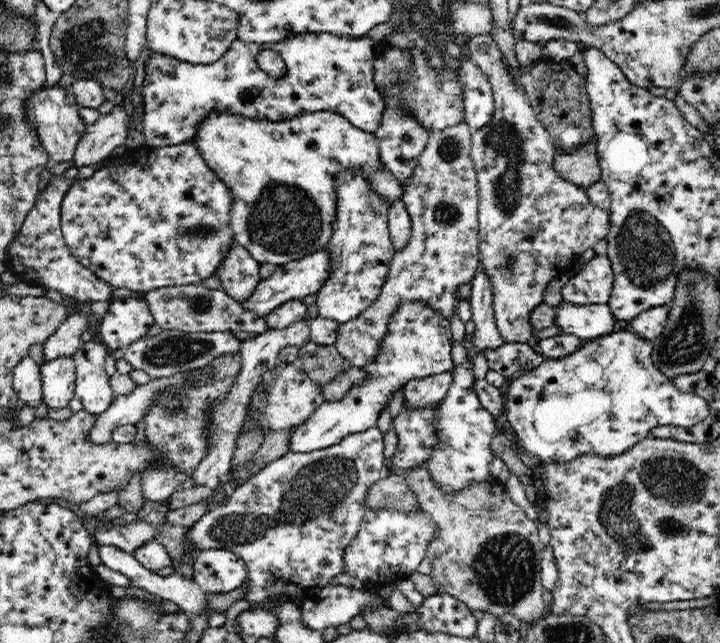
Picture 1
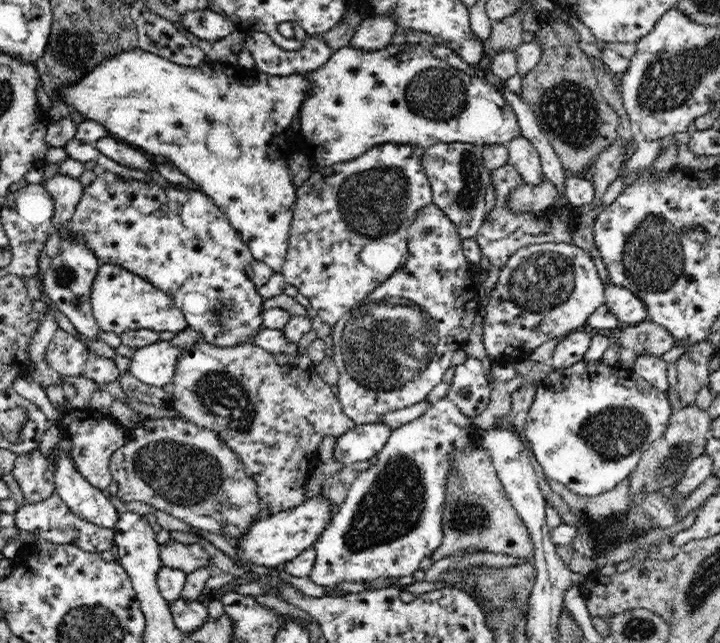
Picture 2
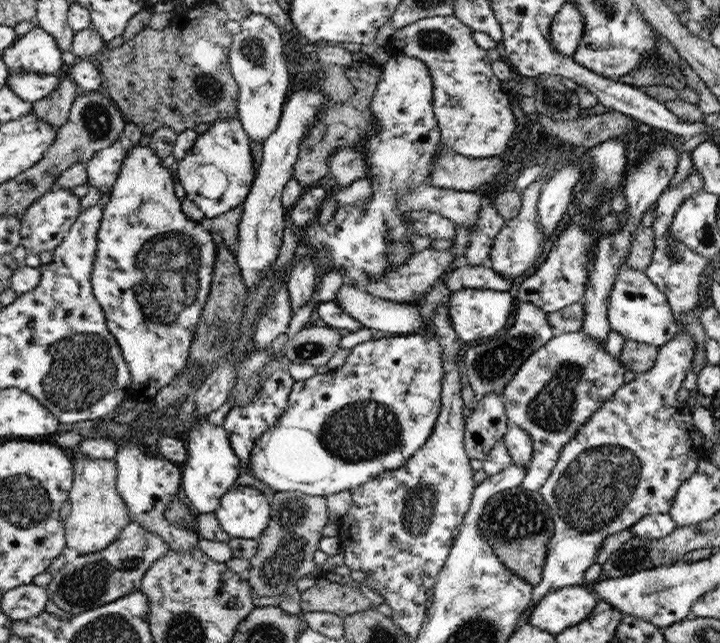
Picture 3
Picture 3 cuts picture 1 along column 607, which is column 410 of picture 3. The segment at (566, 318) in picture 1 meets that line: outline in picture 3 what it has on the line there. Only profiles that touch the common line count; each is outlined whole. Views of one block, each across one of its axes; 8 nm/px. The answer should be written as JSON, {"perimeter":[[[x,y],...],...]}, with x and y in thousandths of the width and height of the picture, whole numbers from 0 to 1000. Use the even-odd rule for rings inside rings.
{"perimeter":[[[479,439],[471,448],[464,467],[467,467],[467,471],[469,471],[472,477],[478,477],[478,484],[481,484],[483,490],[500,499],[507,510],[522,510],[522,513],[531,513],[531,516],[540,523],[549,523],[550,519],[567,521],[592,515],[592,505],[583,491],[583,476],[578,473],[553,473],[542,470],[542,467],[519,463],[519,460],[503,454],[497,446],[483,439]]]}

